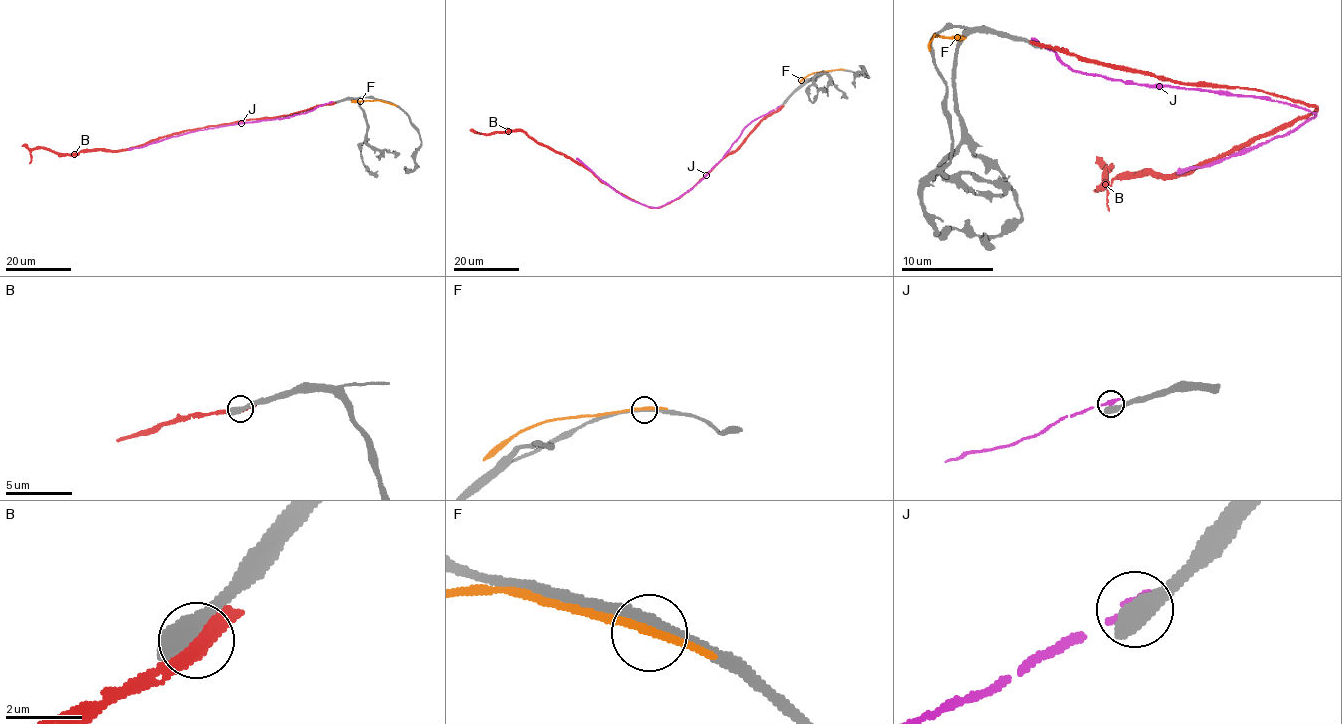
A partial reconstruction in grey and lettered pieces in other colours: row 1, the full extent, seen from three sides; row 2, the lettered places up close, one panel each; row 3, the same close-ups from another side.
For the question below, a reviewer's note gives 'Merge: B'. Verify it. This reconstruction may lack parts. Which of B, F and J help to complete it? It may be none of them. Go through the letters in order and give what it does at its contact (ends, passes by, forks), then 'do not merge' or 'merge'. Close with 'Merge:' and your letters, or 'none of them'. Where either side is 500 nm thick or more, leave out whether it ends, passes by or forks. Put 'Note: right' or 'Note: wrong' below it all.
B: do not merge
F: it passes by | do not merge
J: do not merge
Merge: none of them
Note: wrong

